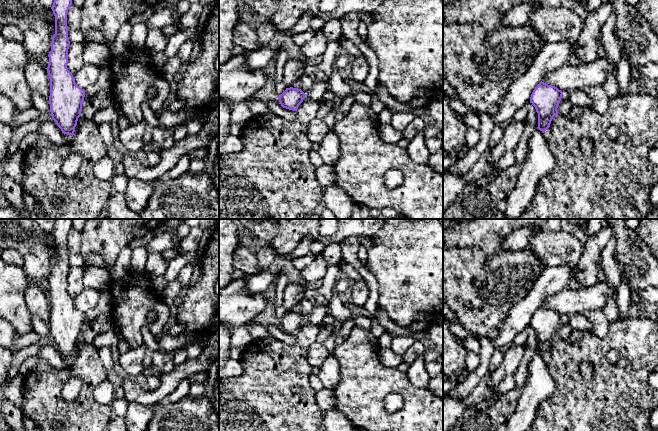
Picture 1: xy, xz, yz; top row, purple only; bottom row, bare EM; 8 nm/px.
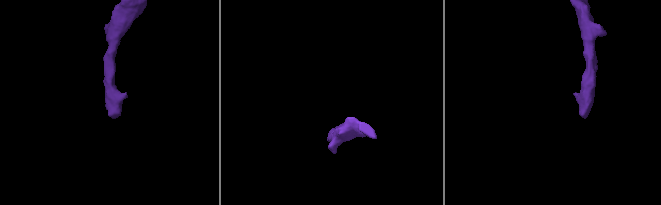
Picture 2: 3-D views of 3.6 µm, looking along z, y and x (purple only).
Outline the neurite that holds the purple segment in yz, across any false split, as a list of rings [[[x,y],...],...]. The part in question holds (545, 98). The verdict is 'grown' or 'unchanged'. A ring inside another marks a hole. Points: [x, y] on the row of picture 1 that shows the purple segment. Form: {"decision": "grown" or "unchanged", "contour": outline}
{"decision": "grown", "contour": [[[540,82],[533,90],[530,103],[538,113],[538,127],[528,142],[528,152],[514,190],[507,197],[505,219],[519,219],[533,200],[539,183],[555,167],[555,159],[550,152],[544,132],[550,127],[554,116],[558,115],[558,105],[563,92],[557,87]]]}

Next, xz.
{"decision": "unchanged", "contour": [[[290,87],[279,96],[279,102],[283,108],[297,111],[305,96],[301,89]]]}

